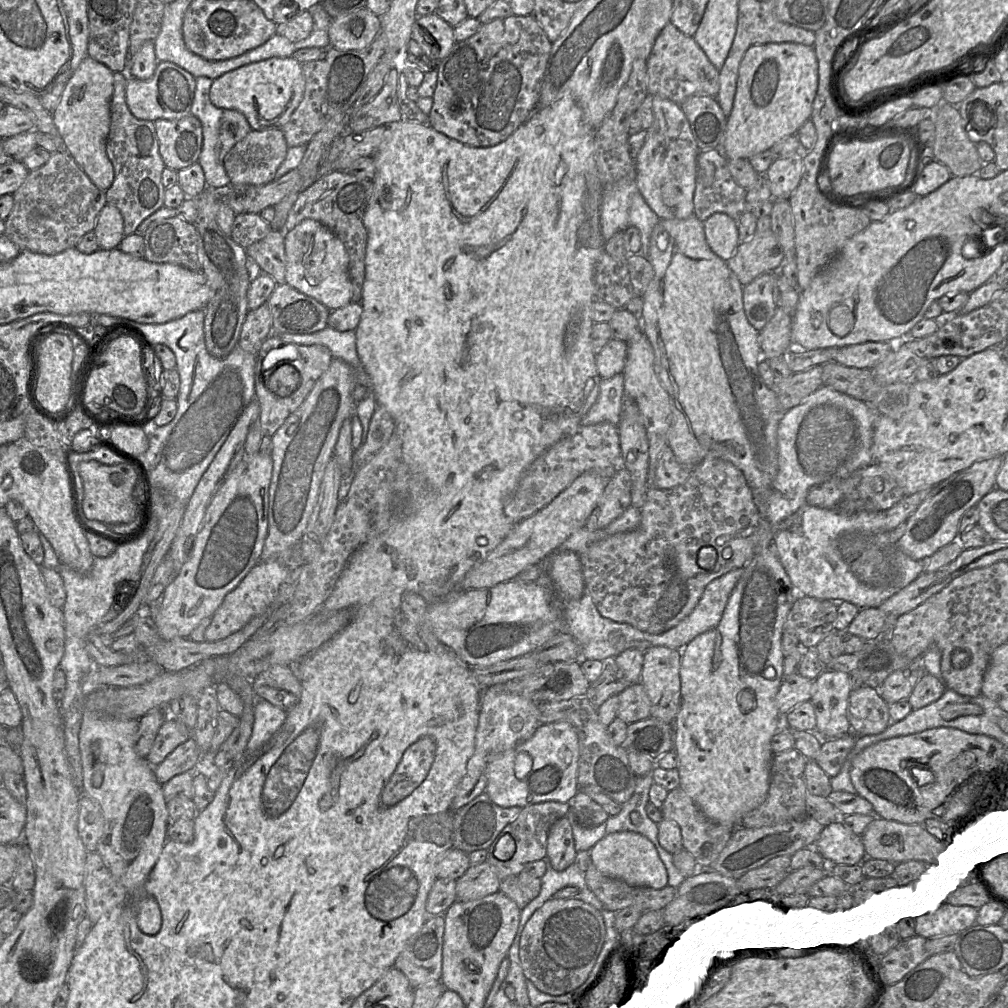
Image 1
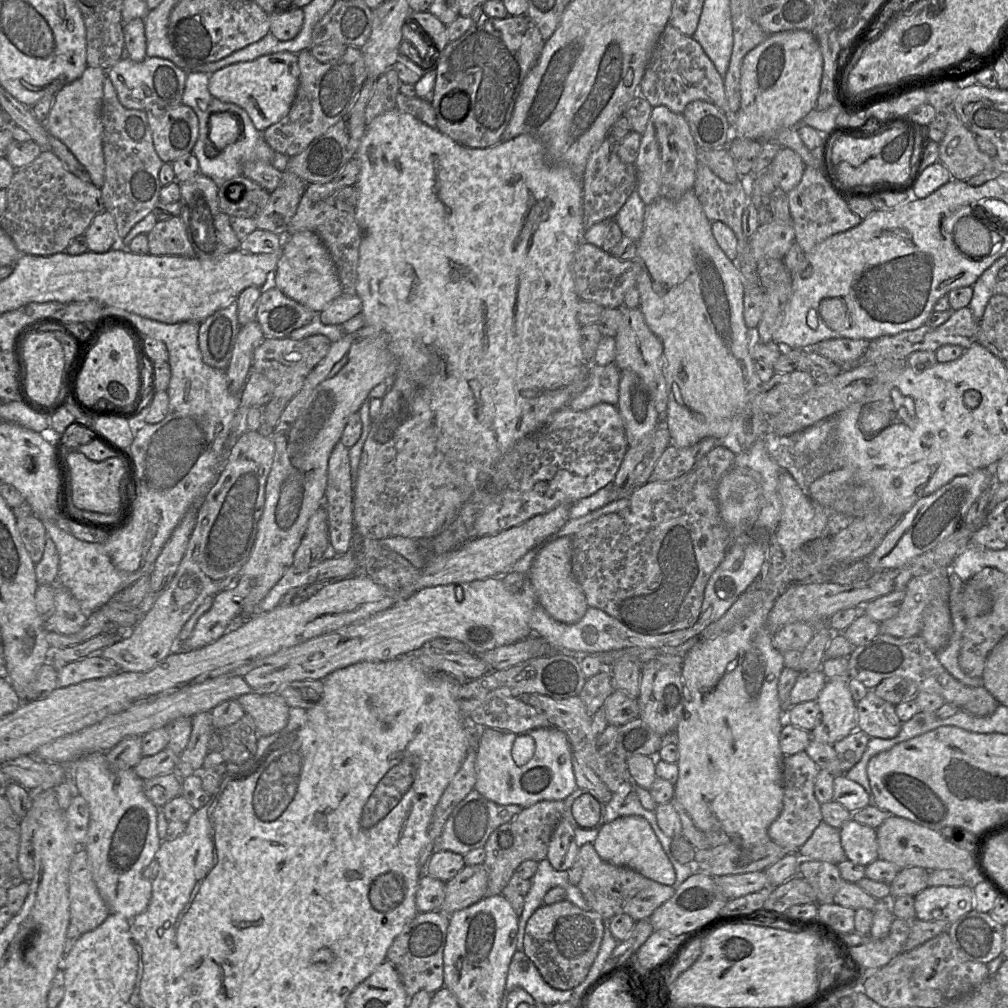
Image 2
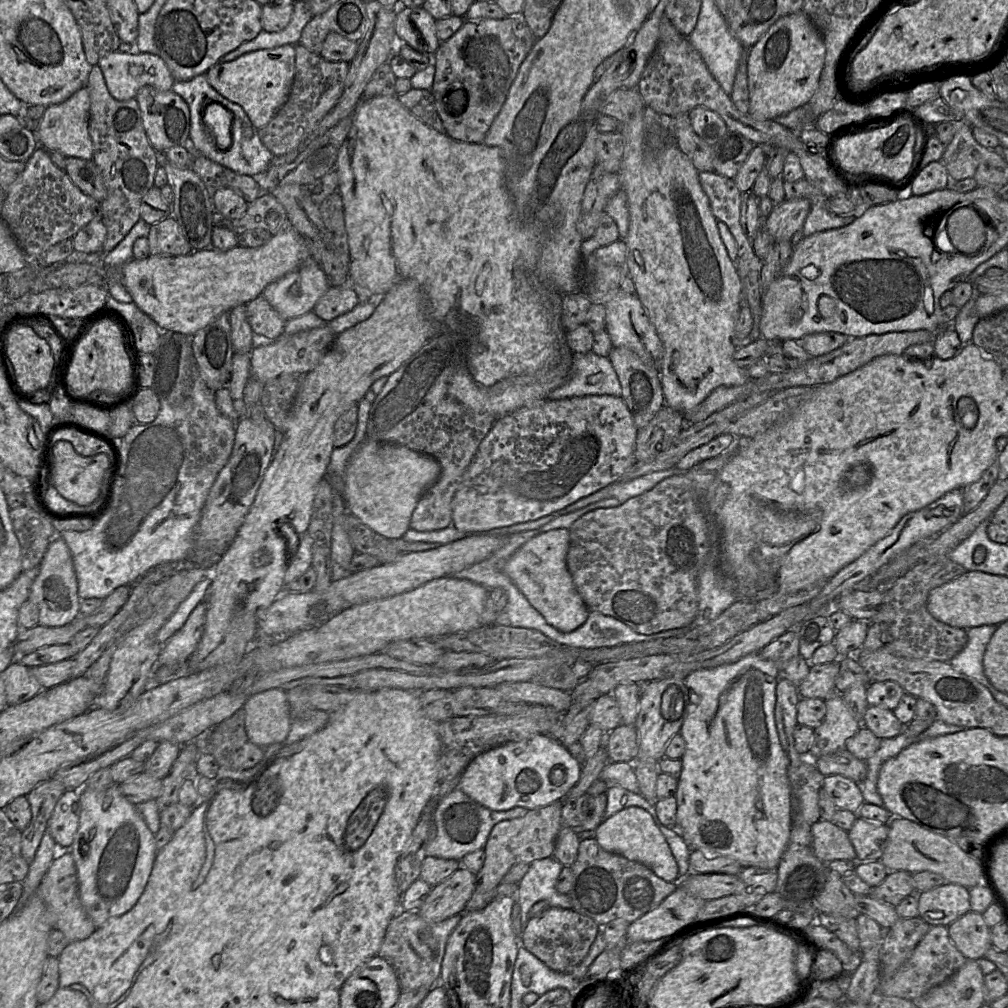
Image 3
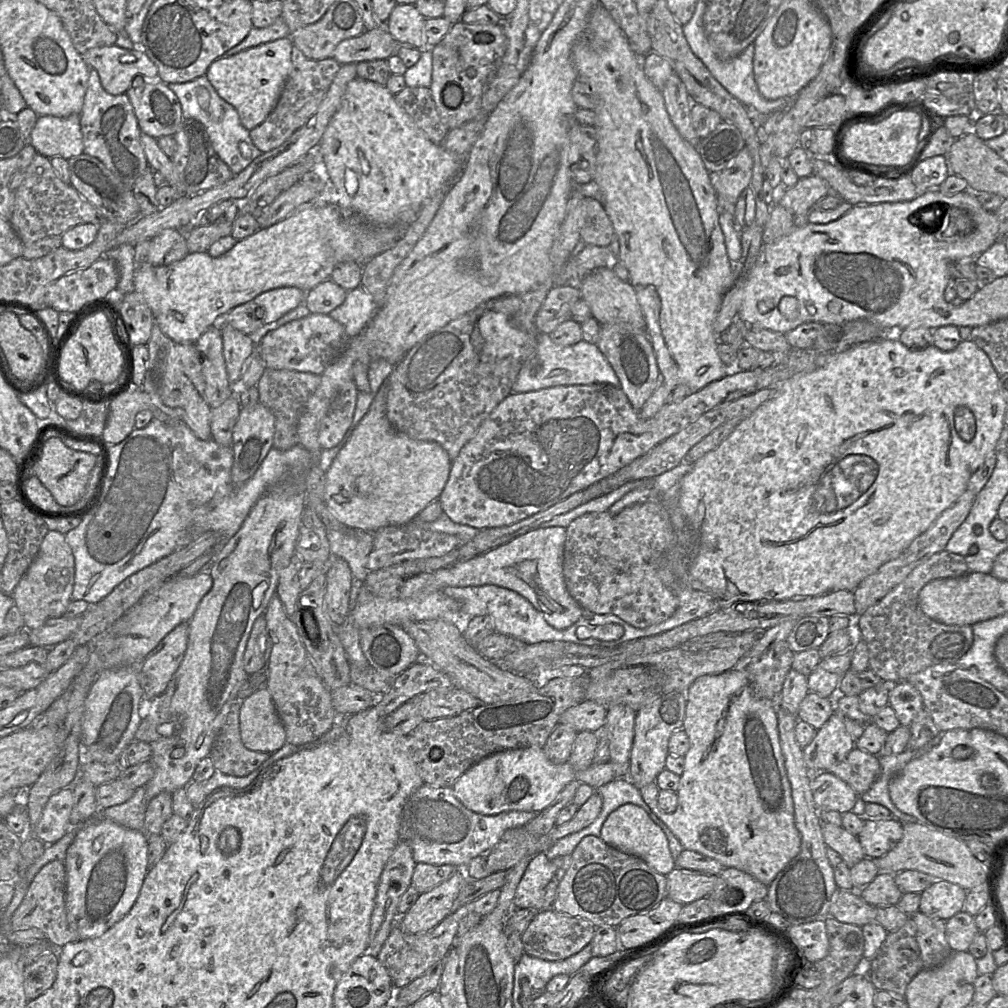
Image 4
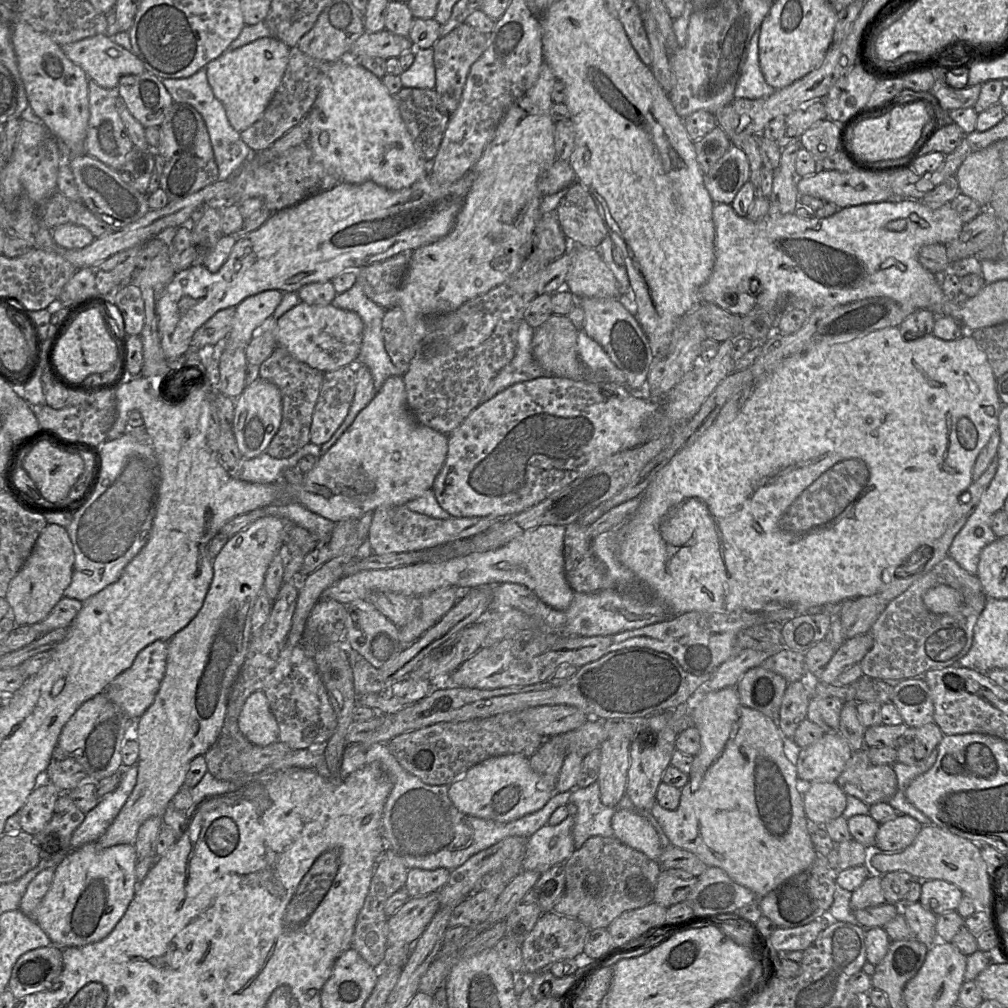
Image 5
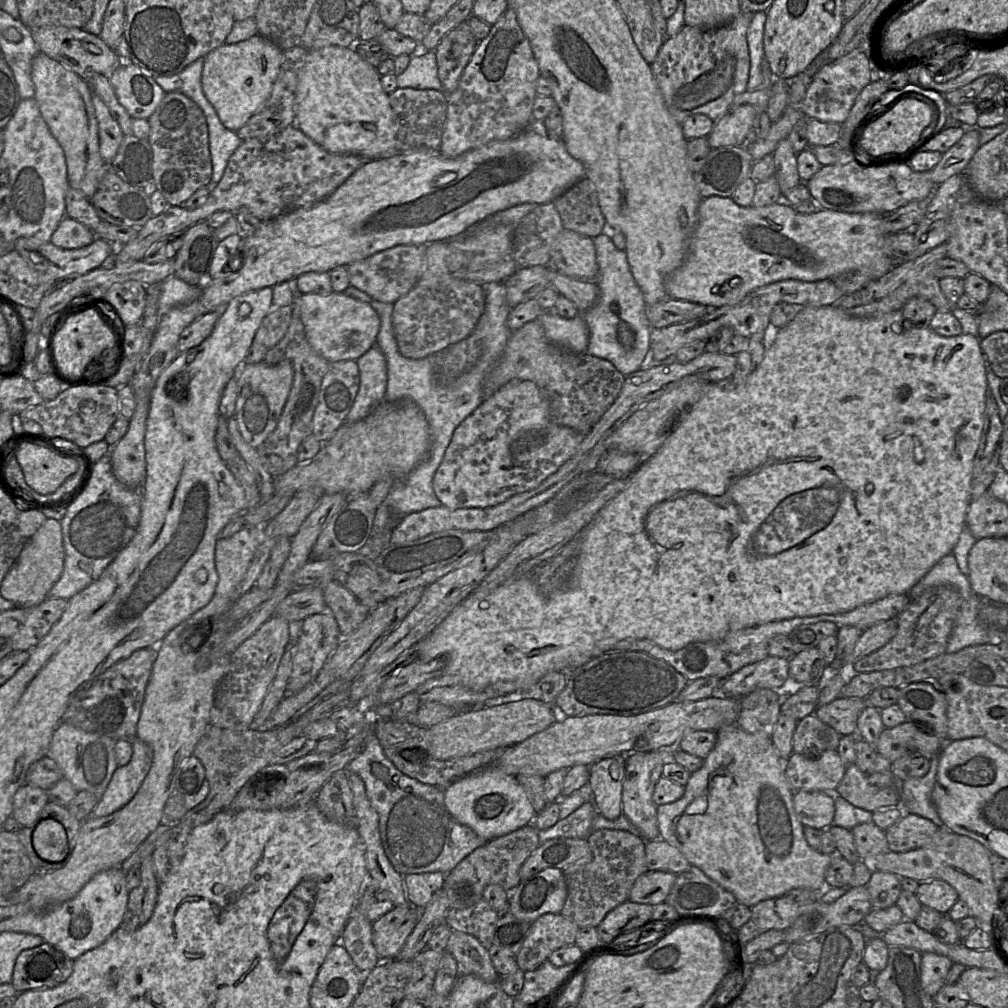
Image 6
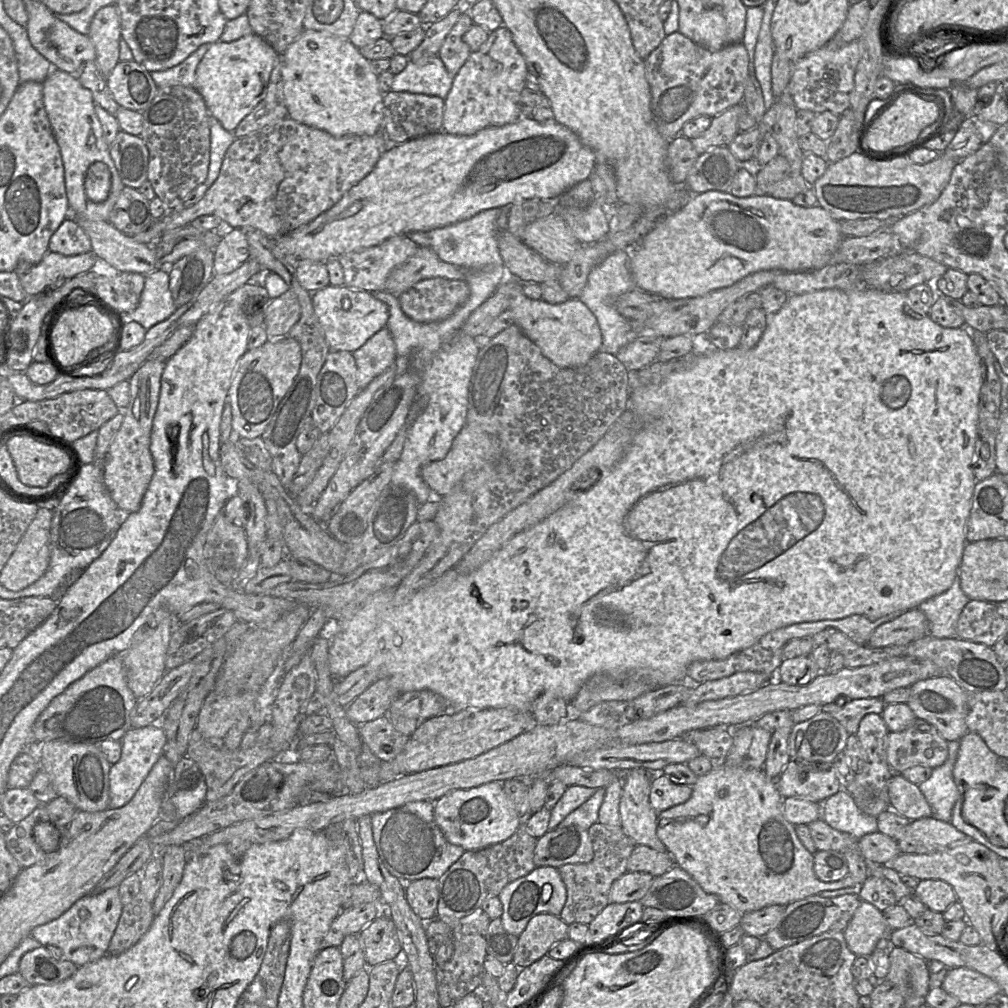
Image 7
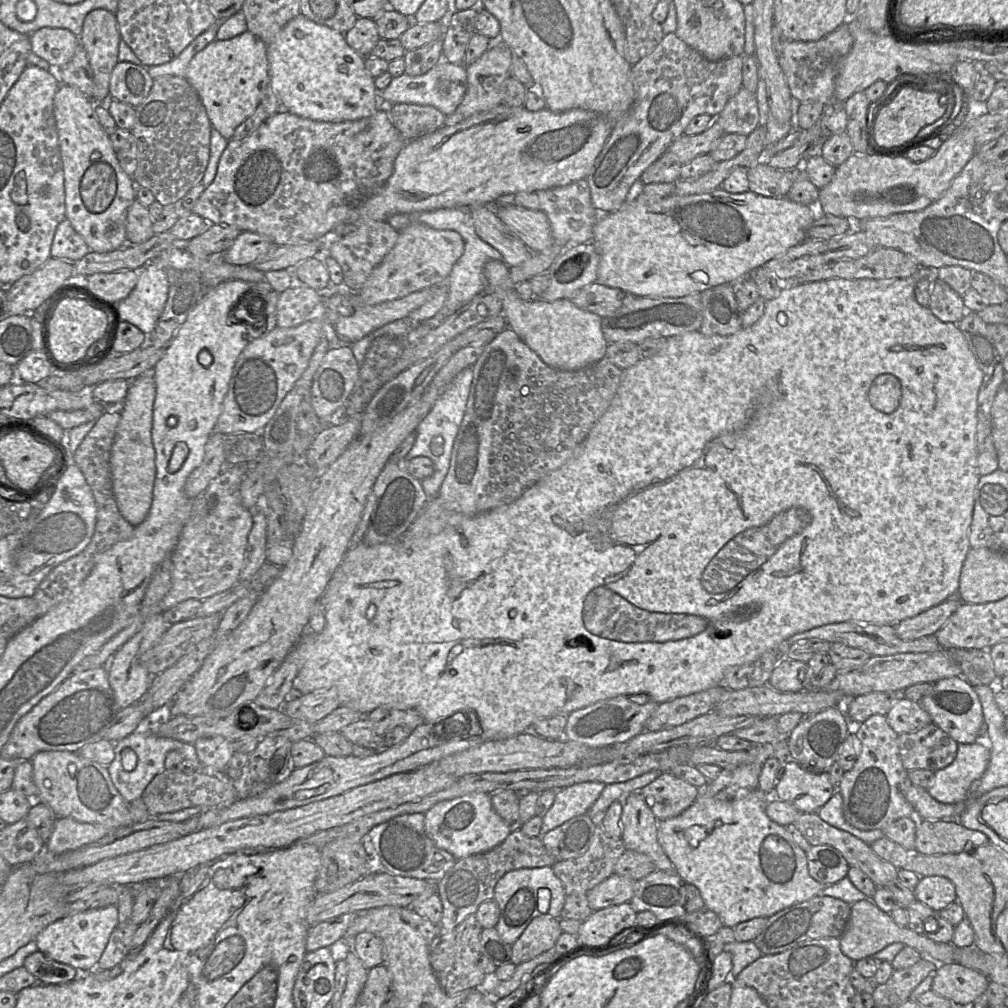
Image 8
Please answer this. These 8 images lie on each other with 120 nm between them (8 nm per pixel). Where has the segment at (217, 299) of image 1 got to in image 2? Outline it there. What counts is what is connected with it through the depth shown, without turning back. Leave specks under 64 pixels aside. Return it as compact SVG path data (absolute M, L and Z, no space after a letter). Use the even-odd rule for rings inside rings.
M199 172L193 178L179 182L179 187L180 217L184 223L189 242L196 257L212 259L230 252L231 250L223 243L215 227L215 217L220 212L217 195L218 182ZM237 300L203 320L199 327L198 344L204 363L226 370L240 327Z

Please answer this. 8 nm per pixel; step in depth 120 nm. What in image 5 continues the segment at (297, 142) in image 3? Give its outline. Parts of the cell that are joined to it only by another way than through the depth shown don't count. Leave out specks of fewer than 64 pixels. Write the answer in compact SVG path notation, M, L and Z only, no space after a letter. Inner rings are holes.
M298 46L290 48L288 64L281 83L262 116L249 128L240 132L241 139L254 152L270 147L290 129L298 125L316 100L321 81L331 63L304 54Z

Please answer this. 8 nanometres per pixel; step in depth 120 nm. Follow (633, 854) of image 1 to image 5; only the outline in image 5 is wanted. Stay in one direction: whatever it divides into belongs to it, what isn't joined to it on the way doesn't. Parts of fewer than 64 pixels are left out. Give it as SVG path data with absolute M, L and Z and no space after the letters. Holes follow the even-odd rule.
M626 809L618 810L611 819L614 837L658 862L663 846L655 828L642 816Z

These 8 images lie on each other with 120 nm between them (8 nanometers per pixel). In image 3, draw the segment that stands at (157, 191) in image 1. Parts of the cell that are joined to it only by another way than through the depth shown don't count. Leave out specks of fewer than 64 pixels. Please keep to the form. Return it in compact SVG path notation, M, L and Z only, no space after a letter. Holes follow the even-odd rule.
M97 65L91 67L86 87L90 95L88 130L93 144L93 160L106 187L106 197L101 206L102 221L107 228L107 235L101 251L95 253L73 251L65 262L101 265L101 260L139 221L142 199L155 186L154 179L159 162L157 151L151 146L146 135L137 101L114 99Z

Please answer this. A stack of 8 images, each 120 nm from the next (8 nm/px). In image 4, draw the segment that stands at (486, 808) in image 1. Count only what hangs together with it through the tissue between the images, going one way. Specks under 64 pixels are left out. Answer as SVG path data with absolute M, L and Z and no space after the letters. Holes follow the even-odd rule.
M424 783L403 805L399 839L409 845L416 863L464 867L478 855L485 855L487 858L487 854L506 830L525 826L537 814L518 810L496 815L476 813L458 800L452 786L436 787Z

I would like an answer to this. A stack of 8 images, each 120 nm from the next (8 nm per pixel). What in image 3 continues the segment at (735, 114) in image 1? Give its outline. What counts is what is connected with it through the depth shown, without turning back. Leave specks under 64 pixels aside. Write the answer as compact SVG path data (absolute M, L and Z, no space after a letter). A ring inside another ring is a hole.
M803 11L779 18L748 50L748 113L755 119L774 120L806 105L818 88L825 55L822 35Z

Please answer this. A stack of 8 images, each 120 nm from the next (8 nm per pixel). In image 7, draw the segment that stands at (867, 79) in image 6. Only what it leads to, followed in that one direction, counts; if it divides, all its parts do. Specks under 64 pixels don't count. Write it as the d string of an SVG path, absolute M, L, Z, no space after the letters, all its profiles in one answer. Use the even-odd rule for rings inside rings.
M855 40L837 50L830 50L824 45L793 62L793 74L787 88L796 108L816 114L830 111L838 116L848 110L859 60L860 49Z

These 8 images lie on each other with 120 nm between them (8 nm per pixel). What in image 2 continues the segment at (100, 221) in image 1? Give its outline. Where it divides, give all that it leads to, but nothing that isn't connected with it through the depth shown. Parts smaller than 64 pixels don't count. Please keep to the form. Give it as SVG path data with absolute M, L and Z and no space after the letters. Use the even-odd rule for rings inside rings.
M107 210L95 216L83 235L88 250L95 253L108 252L119 238L115 219Z

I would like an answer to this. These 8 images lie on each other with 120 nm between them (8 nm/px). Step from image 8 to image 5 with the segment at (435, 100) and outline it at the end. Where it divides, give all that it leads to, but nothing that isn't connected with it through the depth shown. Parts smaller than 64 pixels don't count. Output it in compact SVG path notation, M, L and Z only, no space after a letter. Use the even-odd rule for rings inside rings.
M433 47L415 49L414 62L399 77L405 88L434 89L436 77Z

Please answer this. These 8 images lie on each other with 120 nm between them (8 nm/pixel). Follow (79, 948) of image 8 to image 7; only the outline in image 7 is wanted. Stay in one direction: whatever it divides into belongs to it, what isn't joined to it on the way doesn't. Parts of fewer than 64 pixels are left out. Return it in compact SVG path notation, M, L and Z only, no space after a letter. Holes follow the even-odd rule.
M113 887L100 894L85 895L59 918L35 927L30 936L52 954L71 961L78 967L84 966L106 955L122 911L119 887Z

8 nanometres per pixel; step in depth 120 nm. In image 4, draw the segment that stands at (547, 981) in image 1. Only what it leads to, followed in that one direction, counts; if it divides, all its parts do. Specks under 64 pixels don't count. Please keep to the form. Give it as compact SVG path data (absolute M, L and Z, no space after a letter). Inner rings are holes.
M552 908L539 911L521 936L524 953L548 961L564 960L591 942L595 928L587 919L565 915Z

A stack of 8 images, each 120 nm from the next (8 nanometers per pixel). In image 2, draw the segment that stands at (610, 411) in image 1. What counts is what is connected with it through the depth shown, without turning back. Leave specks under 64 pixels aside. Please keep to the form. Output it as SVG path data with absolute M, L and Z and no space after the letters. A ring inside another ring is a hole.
M615 363L590 367L586 388L569 401L569 407L575 411L589 409L599 403L618 405L620 369Z

